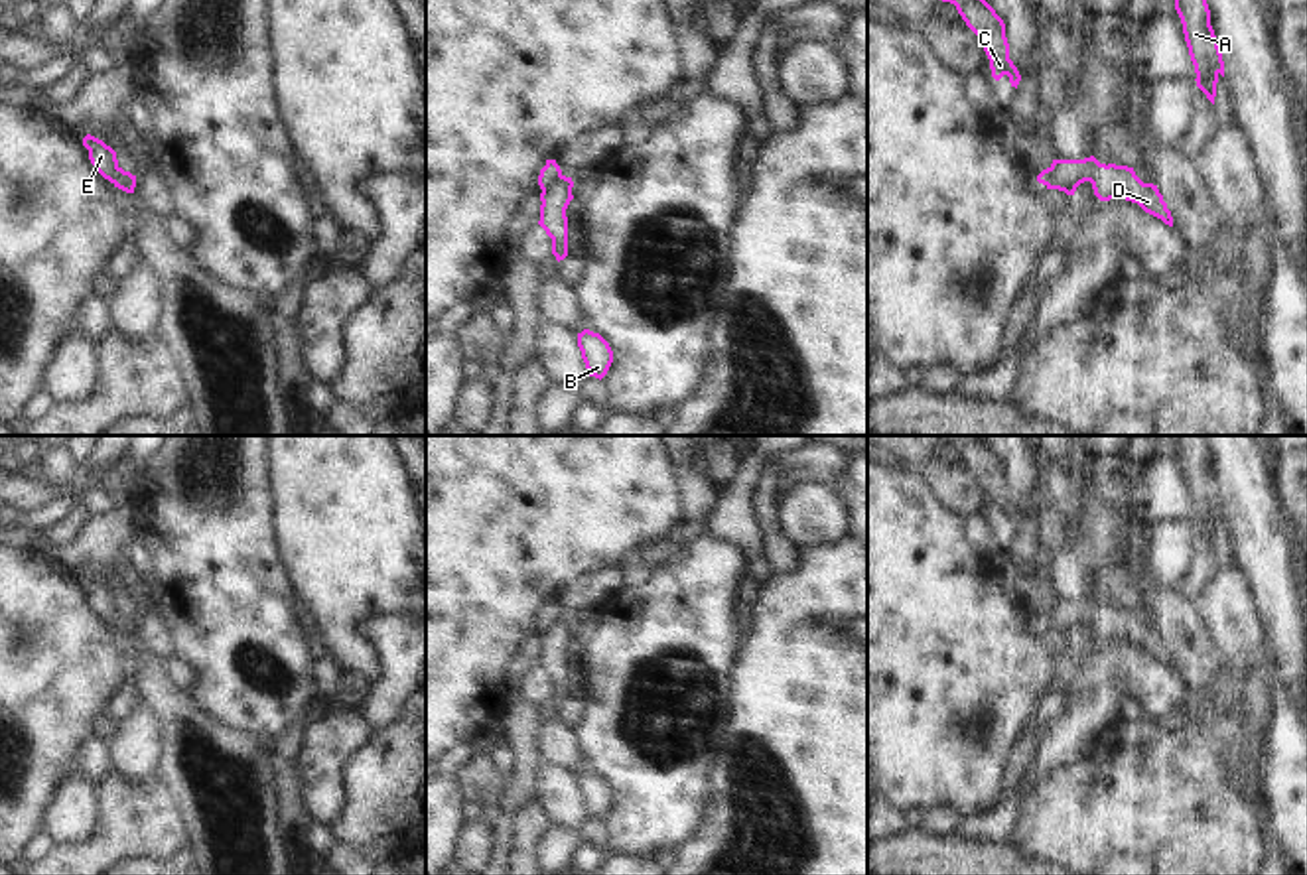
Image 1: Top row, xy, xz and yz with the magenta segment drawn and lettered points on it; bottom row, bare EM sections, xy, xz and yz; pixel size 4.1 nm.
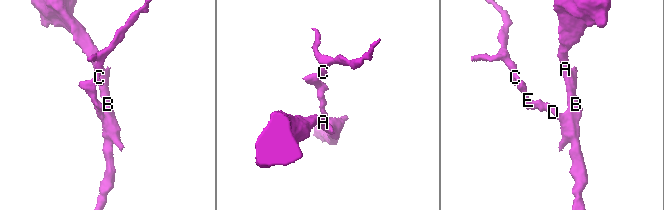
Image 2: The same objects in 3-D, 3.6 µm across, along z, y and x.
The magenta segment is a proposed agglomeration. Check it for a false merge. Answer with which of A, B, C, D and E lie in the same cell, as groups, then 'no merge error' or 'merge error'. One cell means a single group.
A B D / C E; merge error

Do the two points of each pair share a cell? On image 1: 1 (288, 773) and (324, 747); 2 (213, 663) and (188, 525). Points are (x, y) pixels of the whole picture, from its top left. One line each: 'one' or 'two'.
1: two
2: one

